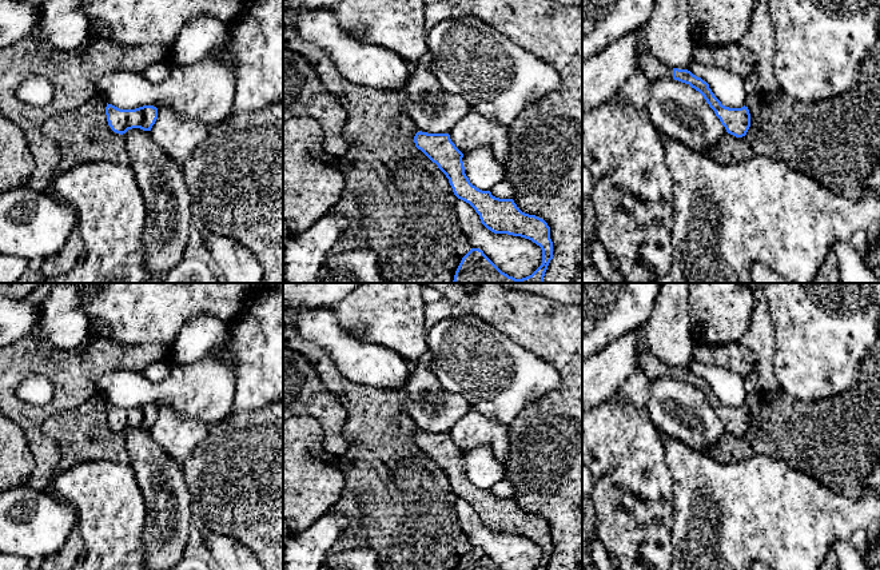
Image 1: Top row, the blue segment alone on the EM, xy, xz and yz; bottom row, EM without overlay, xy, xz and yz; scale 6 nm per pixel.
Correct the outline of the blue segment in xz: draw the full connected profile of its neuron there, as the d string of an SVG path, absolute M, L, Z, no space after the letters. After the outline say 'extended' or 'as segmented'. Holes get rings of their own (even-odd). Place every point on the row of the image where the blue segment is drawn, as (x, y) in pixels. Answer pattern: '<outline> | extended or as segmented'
M417 132L414 143L446 175L454 195L469 203L481 223L494 234L507 234L531 240L542 250L542 264L529 276L515 279L502 272L479 248L471 248L461 260L453 283L543 283L553 259L550 227L535 216L522 212L513 199L499 199L490 191L473 186L465 174L463 154L449 133Z | as segmented

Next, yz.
M673 68L673 79L689 84L692 88L698 91L709 107L714 111L728 133L736 137L742 137L746 135L750 127L750 113L748 107L744 105L741 108L729 108L722 105L709 88L709 84L688 69Z | as segmented

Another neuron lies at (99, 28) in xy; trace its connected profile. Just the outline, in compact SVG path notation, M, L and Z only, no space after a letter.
M101 20L91 21L89 33L99 37L109 39L109 29L107 24Z

